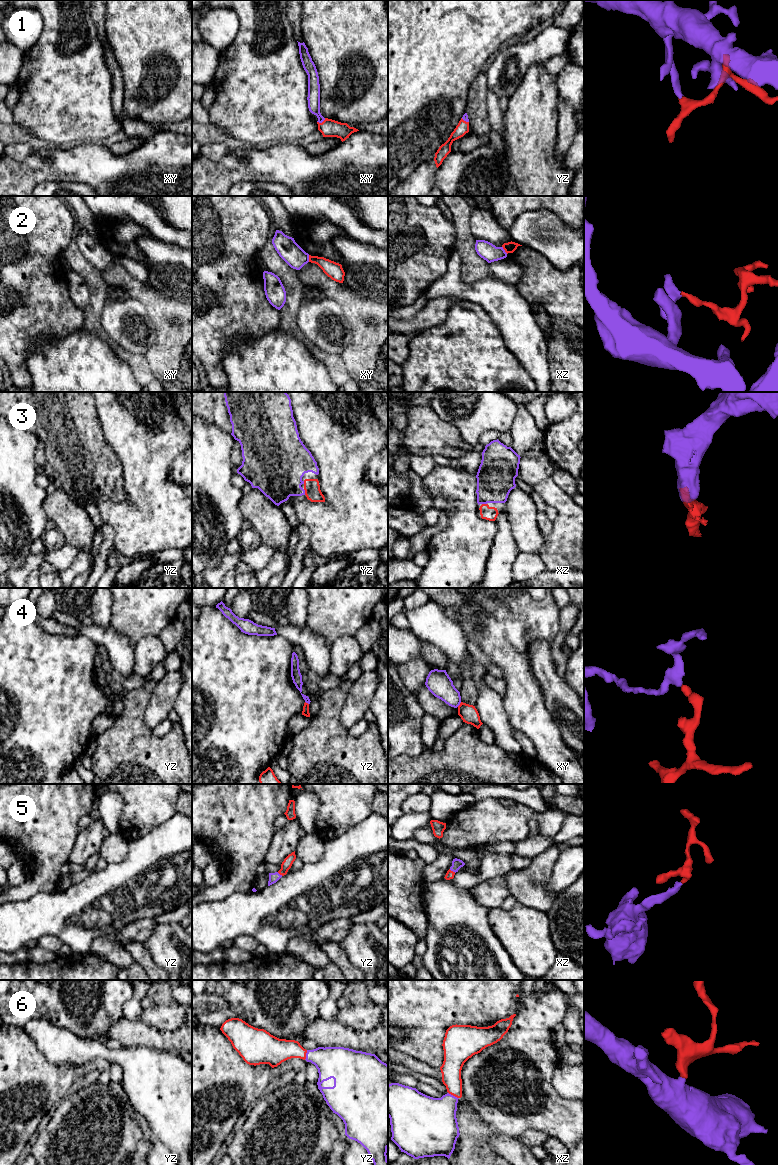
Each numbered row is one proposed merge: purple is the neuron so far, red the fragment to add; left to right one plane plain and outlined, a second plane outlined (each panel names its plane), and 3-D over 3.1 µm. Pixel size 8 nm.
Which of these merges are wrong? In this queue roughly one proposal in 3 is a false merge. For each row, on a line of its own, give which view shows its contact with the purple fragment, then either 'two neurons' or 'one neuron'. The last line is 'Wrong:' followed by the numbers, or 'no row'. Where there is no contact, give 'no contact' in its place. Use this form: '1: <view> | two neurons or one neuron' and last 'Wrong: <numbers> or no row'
1: xy | one neuron
2: xz | two neurons
3: yz | one neuron
4: xy | two neurons
5: xz | one neuron
6: xz | one neuron
Wrong: 2, 4

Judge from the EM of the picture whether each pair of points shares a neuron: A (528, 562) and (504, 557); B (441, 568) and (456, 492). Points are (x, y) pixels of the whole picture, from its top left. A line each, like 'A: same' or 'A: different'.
A: different
B: same

